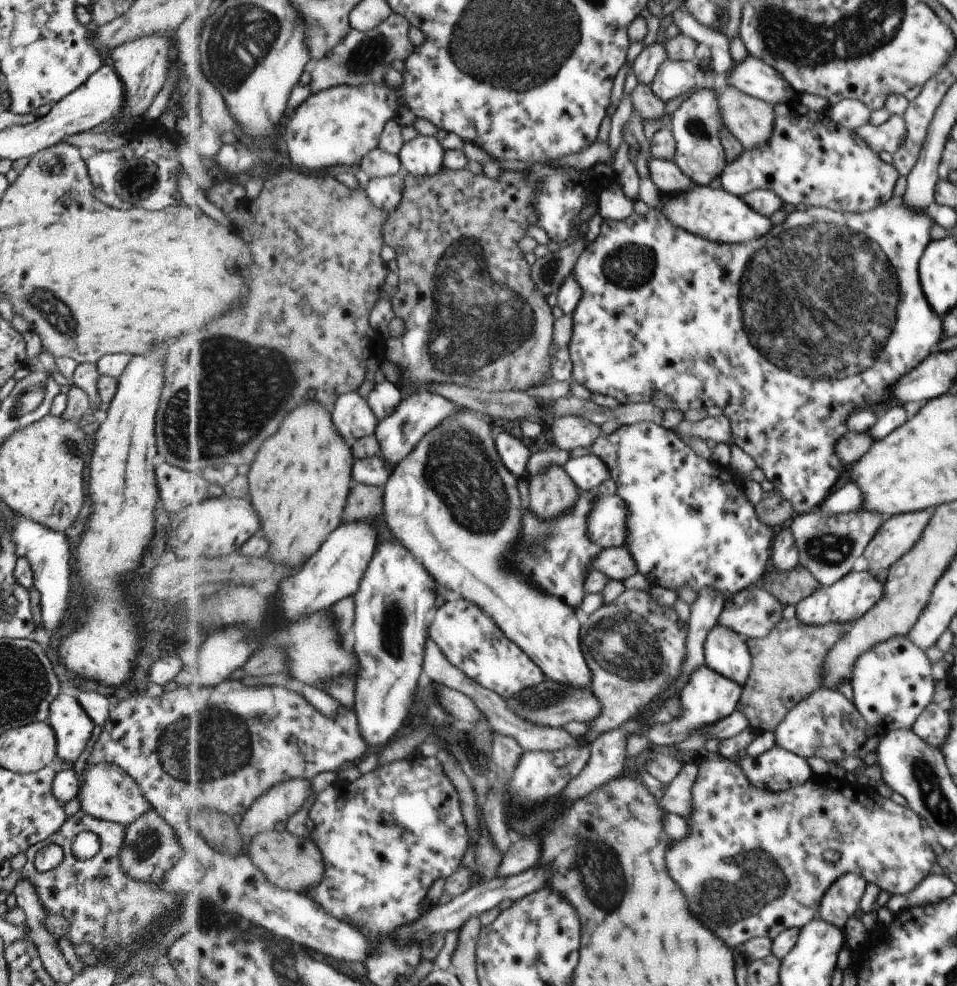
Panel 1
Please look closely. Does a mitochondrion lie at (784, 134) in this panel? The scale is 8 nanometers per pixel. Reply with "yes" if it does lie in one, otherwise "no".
no

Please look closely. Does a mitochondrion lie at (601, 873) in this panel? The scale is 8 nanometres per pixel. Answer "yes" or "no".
yes

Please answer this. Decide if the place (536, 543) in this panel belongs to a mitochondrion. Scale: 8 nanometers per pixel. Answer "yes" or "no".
yes

